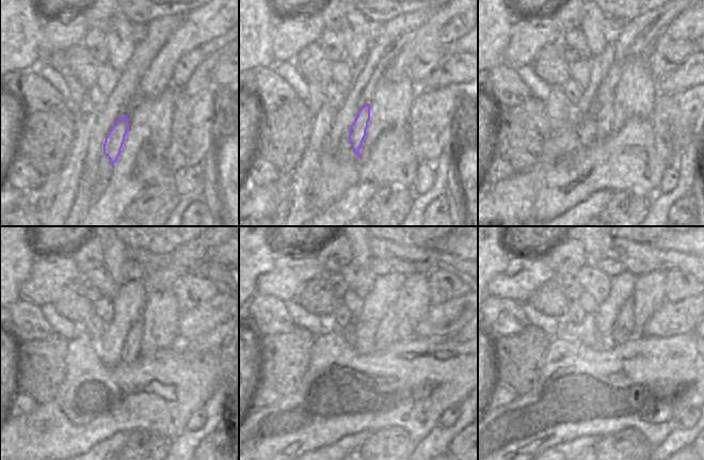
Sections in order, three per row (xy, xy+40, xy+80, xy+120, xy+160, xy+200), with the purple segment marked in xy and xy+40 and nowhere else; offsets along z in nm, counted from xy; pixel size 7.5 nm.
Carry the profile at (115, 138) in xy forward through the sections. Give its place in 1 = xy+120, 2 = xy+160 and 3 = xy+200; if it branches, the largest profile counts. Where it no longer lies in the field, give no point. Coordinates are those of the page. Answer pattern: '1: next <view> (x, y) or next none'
1: next xy+120 (130, 351)
2: next xy+160 (385, 334)
3: next xy+200 (624, 324)

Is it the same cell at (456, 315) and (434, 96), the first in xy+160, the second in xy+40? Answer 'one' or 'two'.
two

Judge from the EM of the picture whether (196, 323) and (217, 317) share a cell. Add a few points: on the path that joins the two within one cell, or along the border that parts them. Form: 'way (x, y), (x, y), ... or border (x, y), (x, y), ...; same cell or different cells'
way (202, 319), (211, 317); same cell

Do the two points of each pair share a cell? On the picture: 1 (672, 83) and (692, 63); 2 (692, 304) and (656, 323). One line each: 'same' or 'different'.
1: same
2: same

